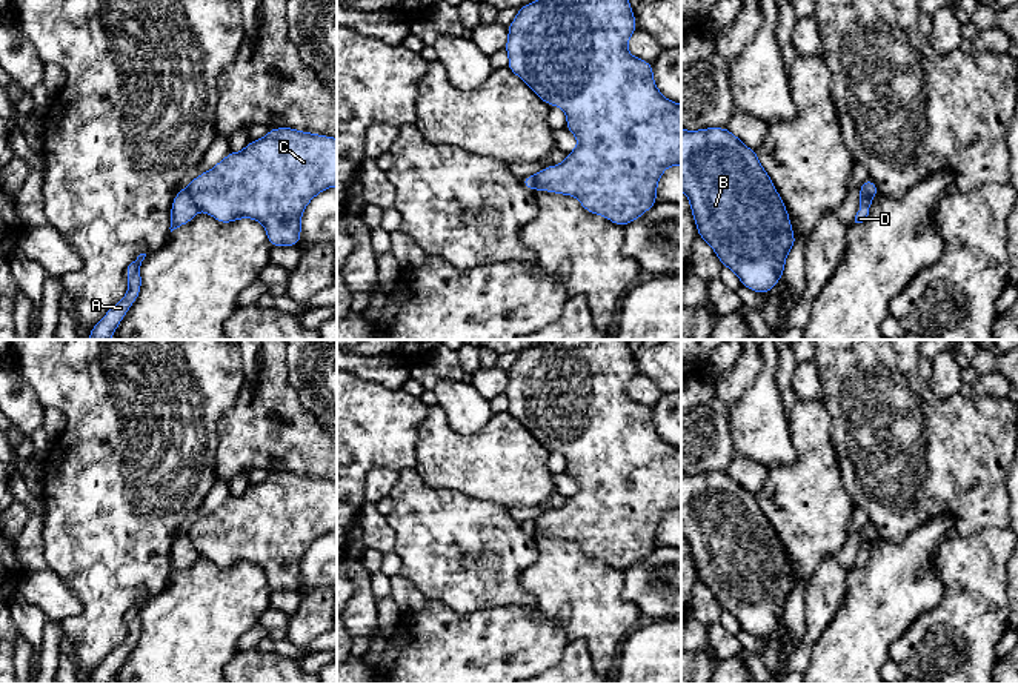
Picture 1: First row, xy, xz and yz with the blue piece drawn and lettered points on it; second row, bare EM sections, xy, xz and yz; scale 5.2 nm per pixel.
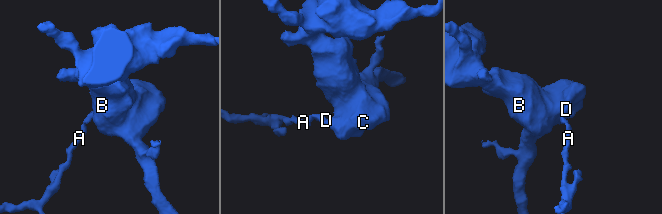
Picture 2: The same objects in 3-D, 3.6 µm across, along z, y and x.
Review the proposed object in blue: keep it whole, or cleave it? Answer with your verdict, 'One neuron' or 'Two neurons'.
Two neurons

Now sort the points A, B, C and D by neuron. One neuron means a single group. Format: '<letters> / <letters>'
A D / B C

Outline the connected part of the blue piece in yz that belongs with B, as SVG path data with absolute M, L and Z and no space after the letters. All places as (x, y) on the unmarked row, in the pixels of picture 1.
M681 472L681 533L690 546L697 578L710 589L723 610L757 638L772 635L784 619L786 601L797 589L783 543L763 513L757 495L727 472Z

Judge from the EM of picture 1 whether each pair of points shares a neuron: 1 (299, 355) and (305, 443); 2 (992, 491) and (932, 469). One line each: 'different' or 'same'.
1: different
2: same

